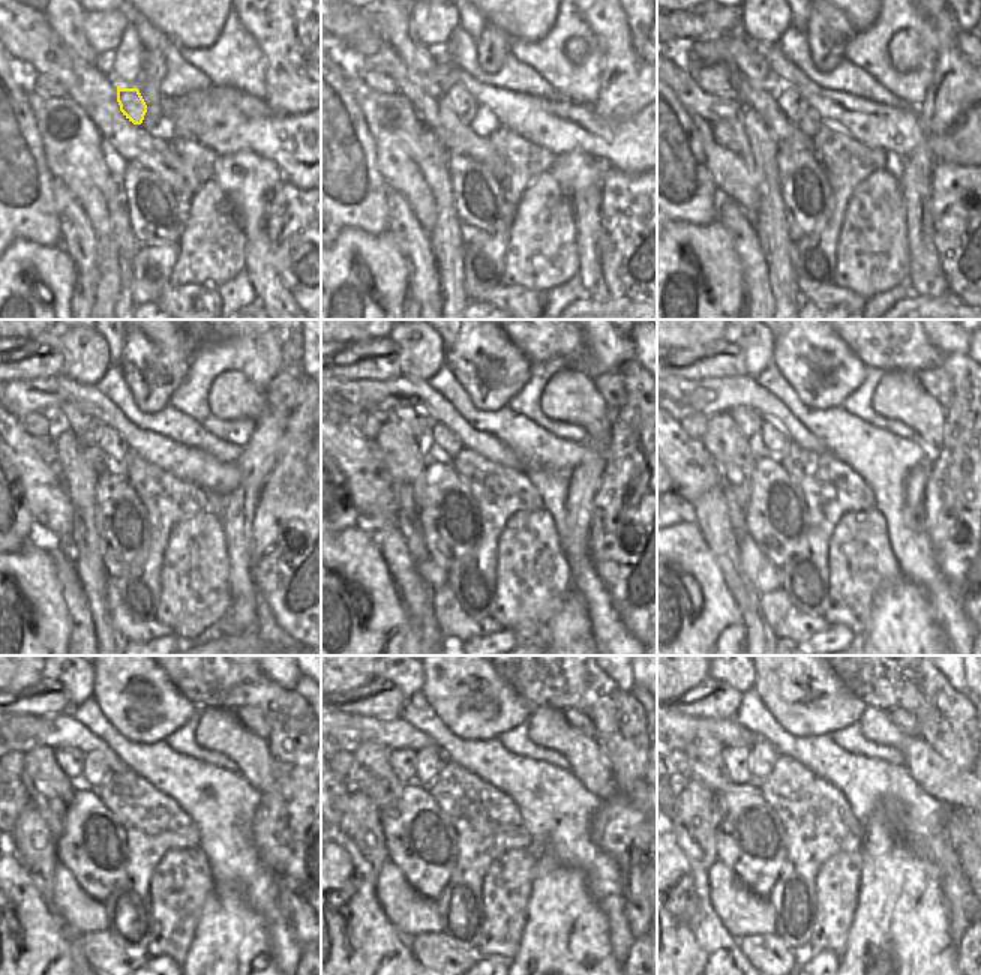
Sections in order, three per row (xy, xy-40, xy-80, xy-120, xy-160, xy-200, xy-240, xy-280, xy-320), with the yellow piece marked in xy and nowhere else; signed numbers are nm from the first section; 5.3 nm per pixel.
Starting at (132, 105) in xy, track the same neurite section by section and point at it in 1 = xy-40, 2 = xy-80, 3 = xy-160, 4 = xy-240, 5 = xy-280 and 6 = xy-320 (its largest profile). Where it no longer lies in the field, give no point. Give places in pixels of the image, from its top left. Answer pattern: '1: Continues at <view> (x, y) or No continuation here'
1: Continues at xy-40 (465, 108)
2: Continues at xy-80 (794, 107)
3: Continues at xy-160 (443, 443)
4: Continues at xy-240 (95, 773)
5: Continues at xy-280 (431, 759)
6: Continues at xy-320 (762, 755)

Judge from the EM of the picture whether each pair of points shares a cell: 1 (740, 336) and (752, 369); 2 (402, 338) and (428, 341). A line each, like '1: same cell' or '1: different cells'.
1: same cell
2: same cell

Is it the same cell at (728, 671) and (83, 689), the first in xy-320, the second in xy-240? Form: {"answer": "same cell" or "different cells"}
{"answer": "same cell"}

